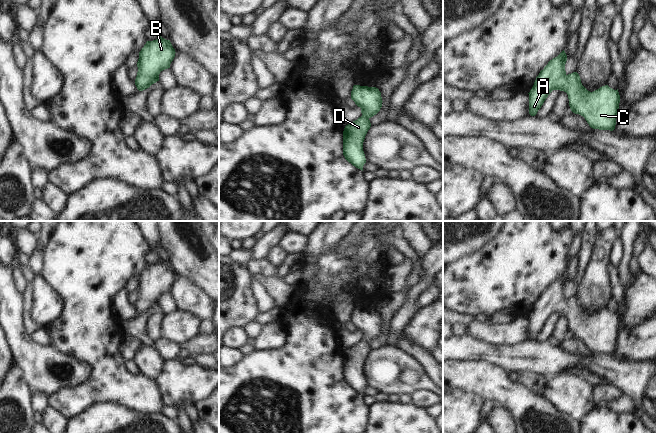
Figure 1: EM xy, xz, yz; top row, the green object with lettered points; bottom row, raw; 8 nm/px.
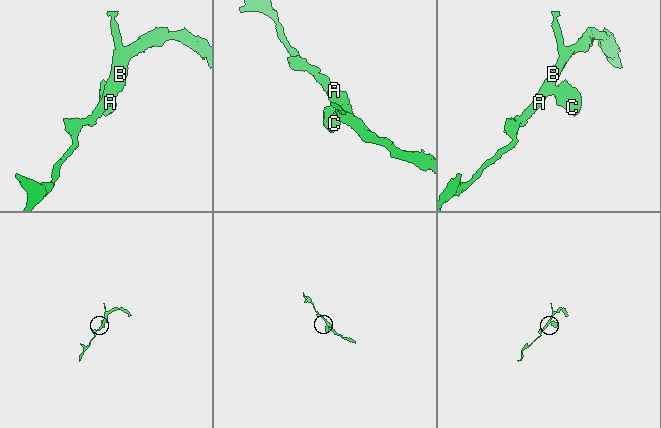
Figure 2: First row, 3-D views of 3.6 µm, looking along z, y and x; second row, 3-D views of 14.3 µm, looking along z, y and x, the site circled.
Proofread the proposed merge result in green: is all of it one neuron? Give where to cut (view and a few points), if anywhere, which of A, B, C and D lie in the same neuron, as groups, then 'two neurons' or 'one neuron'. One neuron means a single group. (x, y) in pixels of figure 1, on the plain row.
cut none; groups A B C D; one neuron

